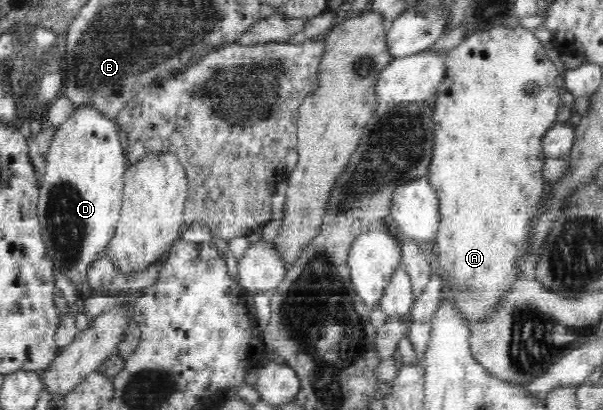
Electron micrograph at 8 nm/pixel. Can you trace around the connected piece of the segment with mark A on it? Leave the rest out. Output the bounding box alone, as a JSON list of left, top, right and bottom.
[427,25,561,322]

